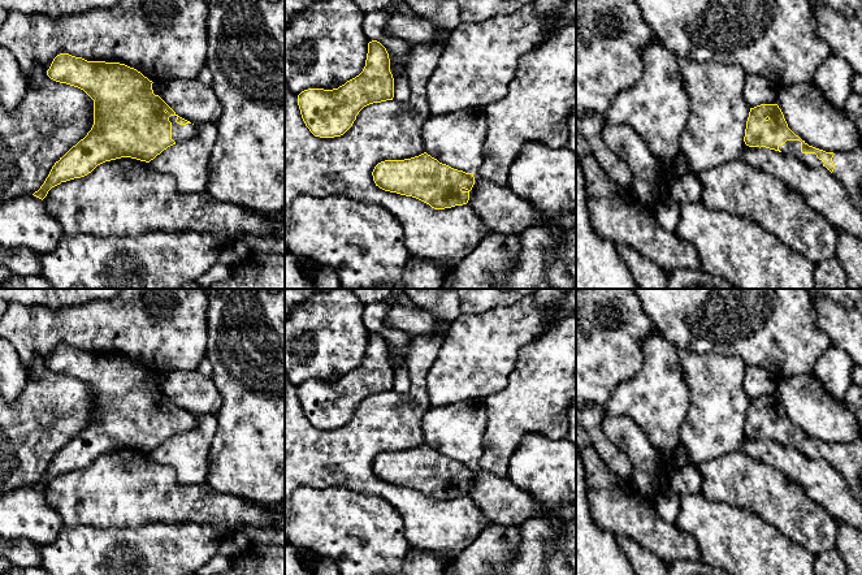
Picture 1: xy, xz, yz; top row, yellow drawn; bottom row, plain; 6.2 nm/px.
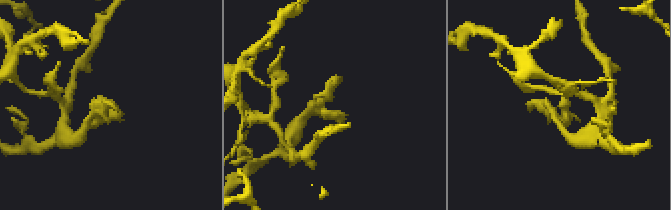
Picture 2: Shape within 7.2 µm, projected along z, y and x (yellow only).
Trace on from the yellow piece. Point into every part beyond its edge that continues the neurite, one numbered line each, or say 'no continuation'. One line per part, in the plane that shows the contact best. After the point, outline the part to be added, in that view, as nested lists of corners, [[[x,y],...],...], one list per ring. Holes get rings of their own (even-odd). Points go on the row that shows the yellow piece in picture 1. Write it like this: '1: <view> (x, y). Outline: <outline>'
1: yz (791, 147). Outline: [[[787,140],[783,146],[779,146],[779,150],[784,155],[796,156],[800,161],[811,168],[820,167],[824,164],[822,160],[816,157],[815,154],[802,154],[800,140]]]

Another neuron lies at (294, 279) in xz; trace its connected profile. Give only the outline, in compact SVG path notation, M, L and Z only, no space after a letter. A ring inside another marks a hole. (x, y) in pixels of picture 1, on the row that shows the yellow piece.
M285 250L285 289L317 289L313 280L300 272L296 256L289 250Z

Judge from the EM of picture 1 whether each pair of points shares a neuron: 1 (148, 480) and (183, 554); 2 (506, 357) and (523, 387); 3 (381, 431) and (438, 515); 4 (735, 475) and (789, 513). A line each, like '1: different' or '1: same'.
1: different
2: different
3: same
4: same

